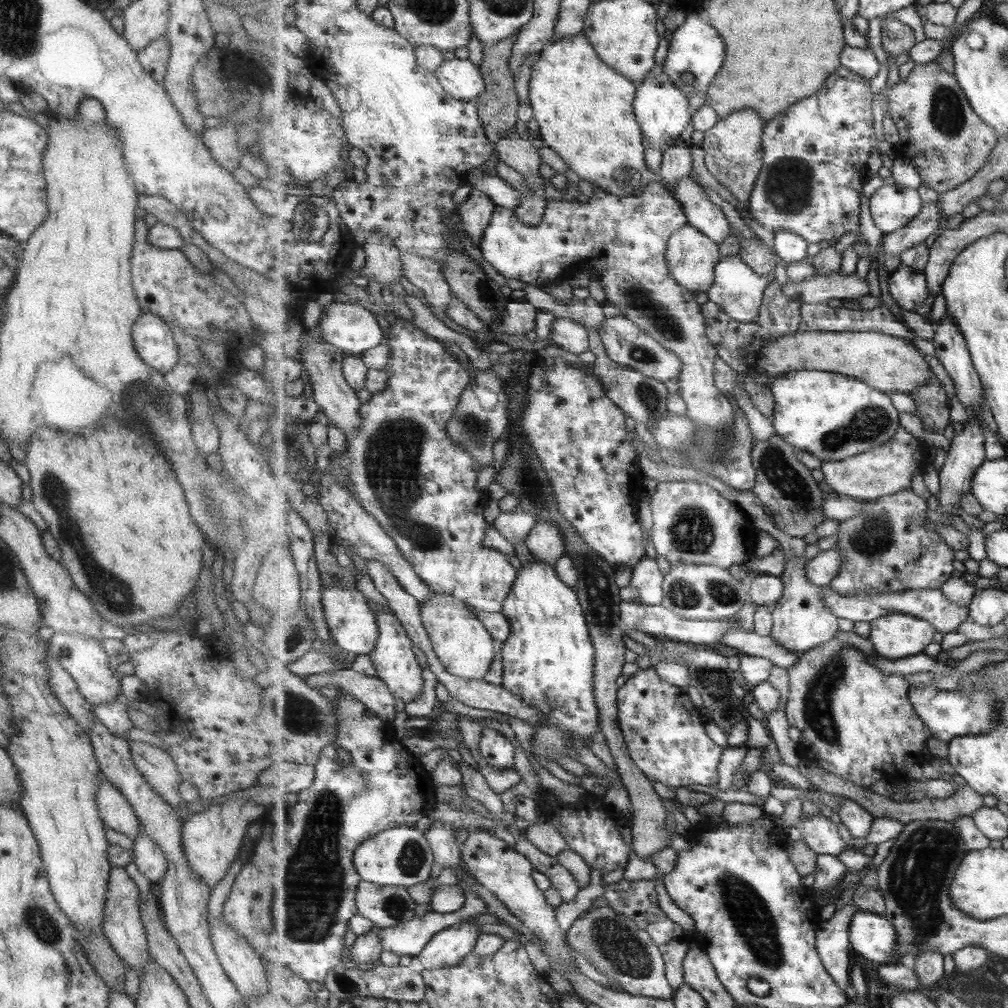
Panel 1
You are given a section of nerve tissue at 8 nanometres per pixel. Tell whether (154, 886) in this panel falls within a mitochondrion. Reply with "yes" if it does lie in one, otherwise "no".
no

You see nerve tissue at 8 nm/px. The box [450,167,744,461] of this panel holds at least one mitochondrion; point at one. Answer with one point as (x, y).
(640, 298)

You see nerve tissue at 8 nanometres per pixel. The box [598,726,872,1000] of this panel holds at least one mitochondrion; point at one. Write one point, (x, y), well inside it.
(747, 910)

